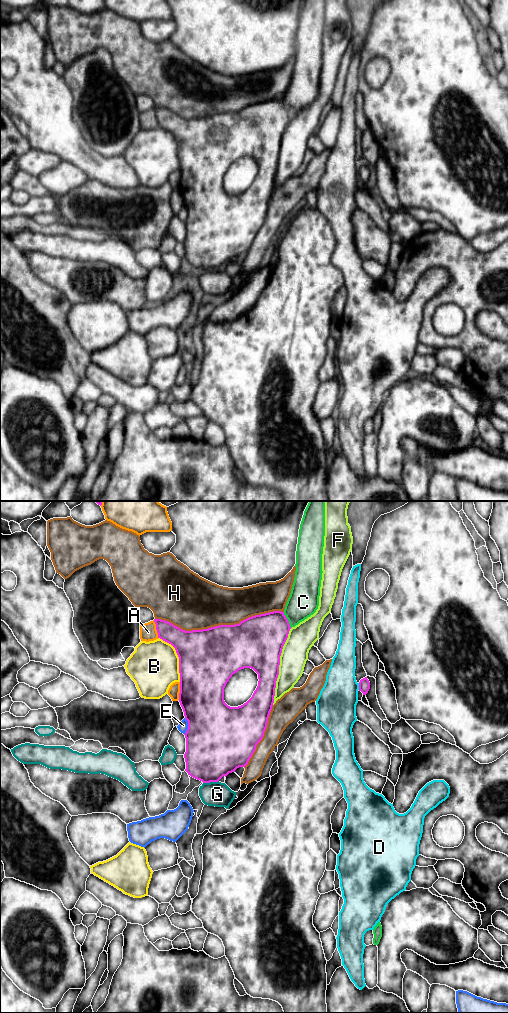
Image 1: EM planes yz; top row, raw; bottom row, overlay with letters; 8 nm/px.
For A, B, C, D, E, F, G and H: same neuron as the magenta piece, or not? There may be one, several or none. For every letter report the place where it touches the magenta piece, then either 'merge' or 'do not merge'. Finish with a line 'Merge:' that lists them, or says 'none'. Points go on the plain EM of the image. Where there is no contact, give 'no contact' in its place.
A: yz (156, 117) | do not merge
B: yz (178, 144) | do not merge
C: yz (287, 108) | do not merge
D: yz (359, 174) | do not merge
E: yz (188, 214) | do not merge
F: yz (278, 154) | do not merge
G: yz (210, 269) | merge
H: yz (219, 113) | do not merge
Merge: G

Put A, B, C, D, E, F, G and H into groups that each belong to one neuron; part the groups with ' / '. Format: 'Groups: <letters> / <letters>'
Groups: A / B / C / D / E / F / G / H

